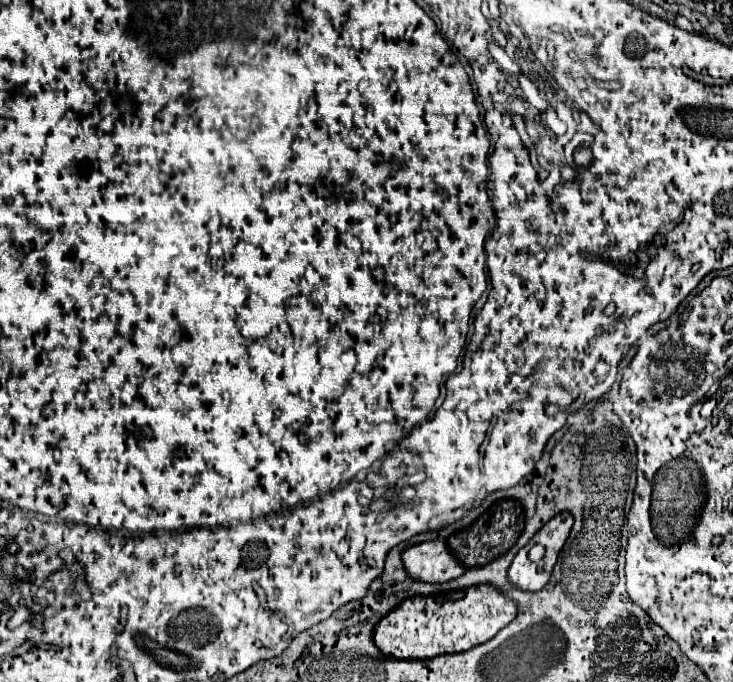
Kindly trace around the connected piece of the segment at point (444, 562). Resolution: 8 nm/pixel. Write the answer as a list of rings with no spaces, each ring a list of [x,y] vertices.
[[[440,539],[424,541],[402,551],[402,563],[408,571],[408,577],[420,583],[446,583],[460,577],[464,567],[456,561],[458,559]]]

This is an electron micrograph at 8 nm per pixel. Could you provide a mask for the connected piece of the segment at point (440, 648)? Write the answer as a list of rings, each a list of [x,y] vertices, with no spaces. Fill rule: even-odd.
[[[490,585],[442,593],[440,597],[410,597],[392,609],[374,627],[374,645],[392,659],[432,659],[446,653],[462,653],[492,639],[516,617],[516,605]]]

